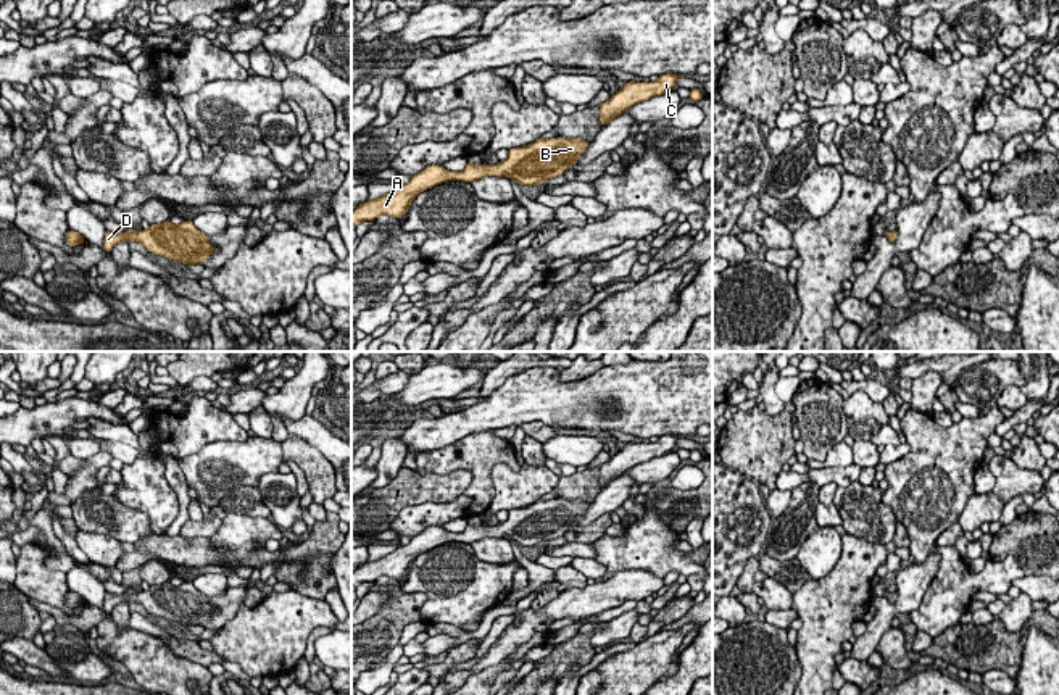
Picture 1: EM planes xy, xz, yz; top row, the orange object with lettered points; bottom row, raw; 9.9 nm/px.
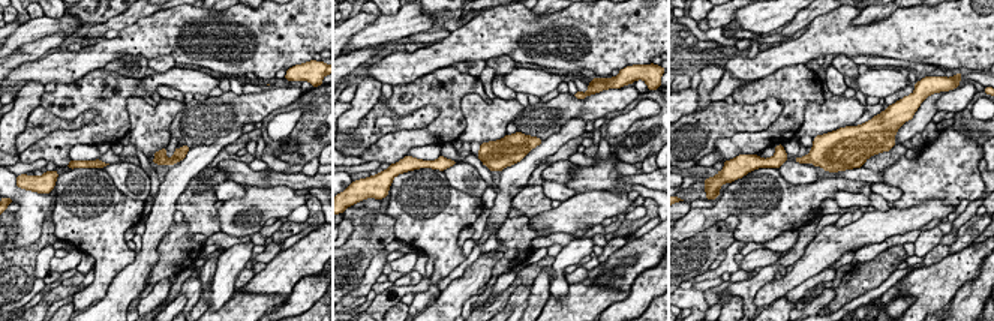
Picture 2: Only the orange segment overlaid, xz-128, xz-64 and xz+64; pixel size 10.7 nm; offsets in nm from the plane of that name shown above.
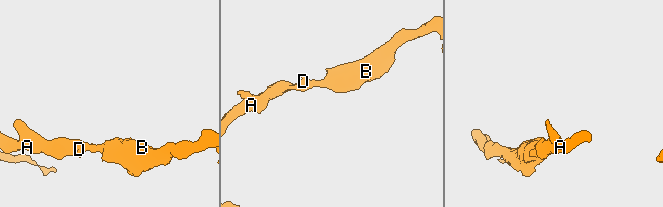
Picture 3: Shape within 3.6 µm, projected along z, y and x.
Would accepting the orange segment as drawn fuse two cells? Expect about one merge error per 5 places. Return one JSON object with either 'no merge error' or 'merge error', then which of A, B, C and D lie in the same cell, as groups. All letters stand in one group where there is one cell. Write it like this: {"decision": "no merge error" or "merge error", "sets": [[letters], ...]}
{"decision": "no merge error", "sets": [["A", "B", "C", "D"]]}

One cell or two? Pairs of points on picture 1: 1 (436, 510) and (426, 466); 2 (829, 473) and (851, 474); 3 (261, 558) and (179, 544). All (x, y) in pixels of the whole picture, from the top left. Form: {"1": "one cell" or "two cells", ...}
{"1": "one cell", "2": "one cell", "3": "one cell"}

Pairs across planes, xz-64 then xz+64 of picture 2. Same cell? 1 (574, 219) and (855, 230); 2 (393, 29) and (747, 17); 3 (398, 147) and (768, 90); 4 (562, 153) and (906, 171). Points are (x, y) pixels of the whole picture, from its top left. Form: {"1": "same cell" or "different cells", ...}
{"1": "same cell", "2": "same cell", "3": "same cell", "4": "different cells"}

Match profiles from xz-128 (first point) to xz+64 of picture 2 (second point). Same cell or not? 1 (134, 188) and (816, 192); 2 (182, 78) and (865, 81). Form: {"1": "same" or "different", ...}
{"1": "different", "2": "same"}

